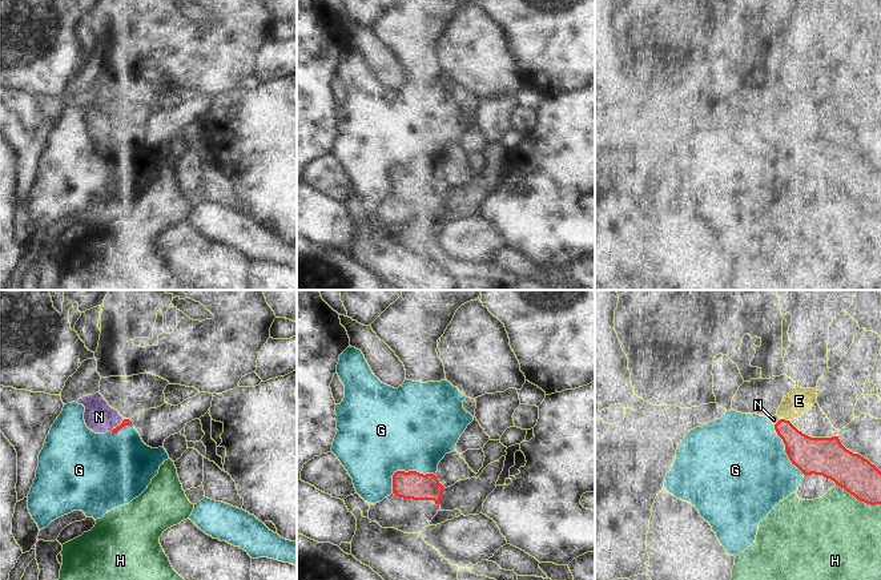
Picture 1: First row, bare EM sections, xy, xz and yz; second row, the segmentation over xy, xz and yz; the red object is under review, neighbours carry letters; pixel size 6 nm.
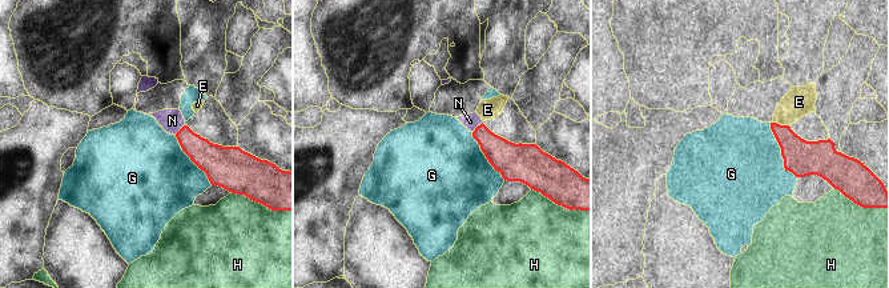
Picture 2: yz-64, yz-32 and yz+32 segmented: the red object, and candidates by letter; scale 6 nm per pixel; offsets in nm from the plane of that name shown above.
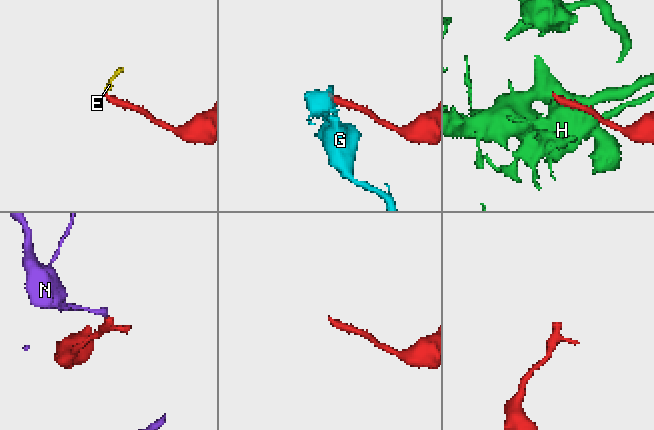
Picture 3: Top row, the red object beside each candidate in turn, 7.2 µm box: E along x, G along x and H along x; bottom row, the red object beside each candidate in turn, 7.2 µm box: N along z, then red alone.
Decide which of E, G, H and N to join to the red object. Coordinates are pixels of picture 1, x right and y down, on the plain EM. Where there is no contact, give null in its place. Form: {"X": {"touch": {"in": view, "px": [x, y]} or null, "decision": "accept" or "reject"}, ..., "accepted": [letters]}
{"E": {"touch": {"in": "yz", "px": [784, 121]}, "decision": "reject"}, "G": {"touch": {"in": "xz", "px": [403, 173]}, "decision": "reject"}, "H": {"touch": {"in": "yz", "px": [859, 201]}, "decision": "reject"}, "N": {"touch": {"in": "xy", "px": [117, 128]}, "decision": "accept"}, "accepted": ["N"]}

